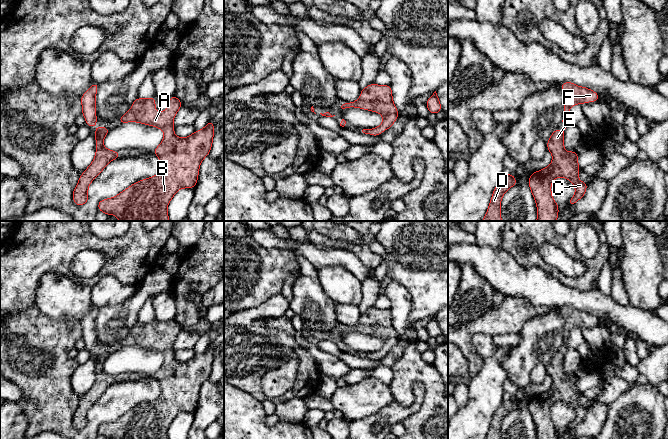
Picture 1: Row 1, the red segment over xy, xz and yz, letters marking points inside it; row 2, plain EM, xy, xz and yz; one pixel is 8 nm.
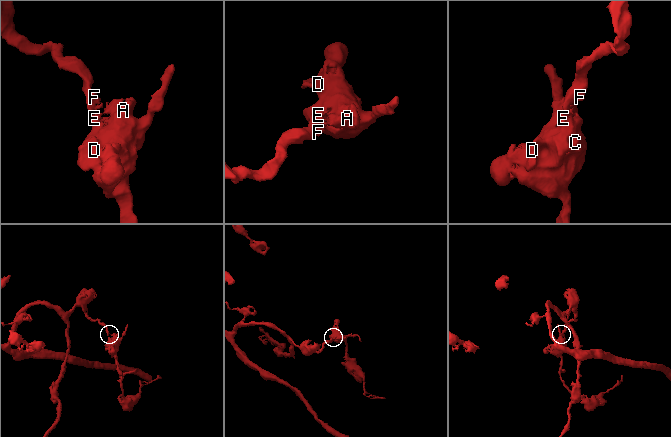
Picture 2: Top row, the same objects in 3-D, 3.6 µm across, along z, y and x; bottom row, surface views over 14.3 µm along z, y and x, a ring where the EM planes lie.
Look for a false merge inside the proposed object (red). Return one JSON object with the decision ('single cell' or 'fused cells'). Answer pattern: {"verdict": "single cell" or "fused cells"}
{"verdict": "single cell"}

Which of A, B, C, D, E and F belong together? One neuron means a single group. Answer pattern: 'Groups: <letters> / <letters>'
Groups: A B C D E F

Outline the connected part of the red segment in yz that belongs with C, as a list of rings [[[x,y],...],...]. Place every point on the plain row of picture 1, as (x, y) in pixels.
[[[564,350],[562,354],[554,354],[549,365],[547,373],[551,376],[552,387],[537,396],[530,399],[529,411],[534,420],[537,429],[538,439],[558,439],[558,428],[554,425],[551,418],[551,407],[556,401],[565,401],[571,405],[575,411],[575,419],[568,425],[573,430],[581,423],[587,413],[586,406],[578,403],[579,391],[576,375],[566,376],[564,374]]]

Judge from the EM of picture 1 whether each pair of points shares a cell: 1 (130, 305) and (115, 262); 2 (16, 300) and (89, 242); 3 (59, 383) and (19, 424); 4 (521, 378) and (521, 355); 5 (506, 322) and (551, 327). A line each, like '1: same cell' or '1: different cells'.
1: different cells
2: same cell
3: different cells
4: same cell
5: different cells

